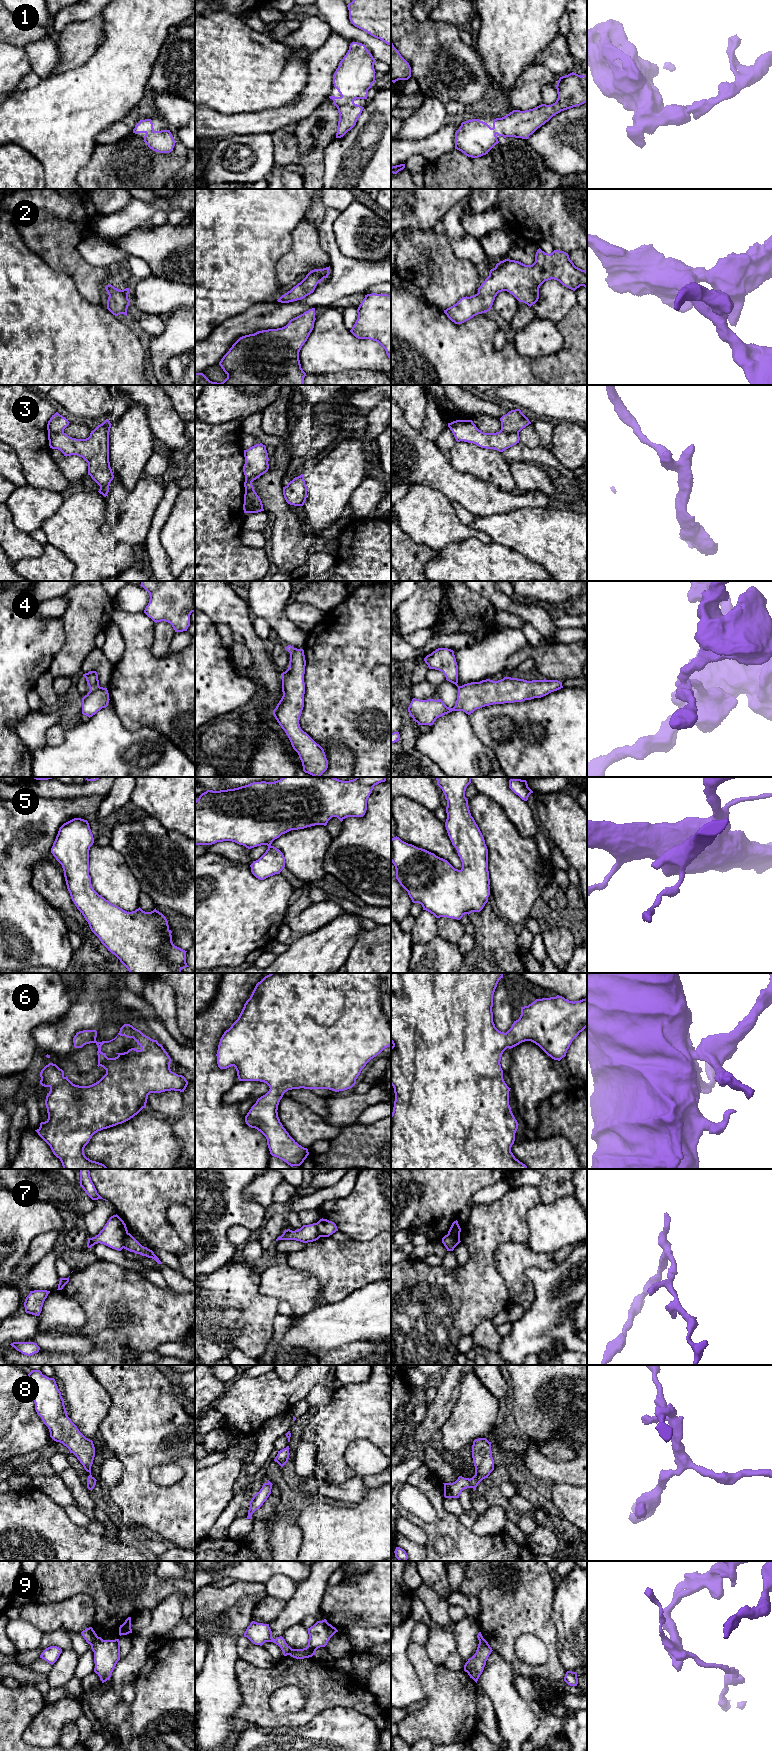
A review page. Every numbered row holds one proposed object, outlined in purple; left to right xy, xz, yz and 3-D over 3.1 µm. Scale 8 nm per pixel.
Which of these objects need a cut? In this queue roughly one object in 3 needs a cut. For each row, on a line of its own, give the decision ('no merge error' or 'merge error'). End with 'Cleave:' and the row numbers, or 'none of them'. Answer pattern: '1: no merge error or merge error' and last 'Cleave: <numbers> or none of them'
1: no merge error
2: no merge error
3: merge error
4: merge error
5: no merge error
6: no merge error
7: merge error
8: no merge error
9: merge error
Cleave: 3, 4, 7, 9

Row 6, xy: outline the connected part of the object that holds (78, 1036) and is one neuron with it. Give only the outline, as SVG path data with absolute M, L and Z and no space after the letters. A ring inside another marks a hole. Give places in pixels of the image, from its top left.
M124 1024L121 1028L120 1031L118 1033L118 1035L110 1040L110 1041L102 1041L102 1042L97 1042L96 1041L96 1037L97 1037L97 1031L96 1030L83 1030L83 1031L79 1031L76 1033L76 1035L73 1038L73 1043L74 1043L74 1047L75 1048L82 1048L84 1045L86 1044L90 1044L90 1043L95 1043L98 1047L98 1051L97 1051L97 1055L98 1055L98 1067L101 1066L106 1070L106 1074L96 1083L89 1085L89 1086L79 1086L79 1085L75 1085L73 1084L68 1077L64 1076L64 1071L62 1069L60 1069L56 1064L53 1063L49 1063L48 1065L46 1065L40 1072L40 1084L44 1087L49 1087L50 1091L47 1093L46 1096L46 1100L45 1100L45 1105L47 1108L47 1113L48 1113L48 1119L45 1122L41 1122L40 1123L40 1127L35 1130L38 1135L50 1146L53 1154L60 1159L63 1169L108 1169L104 1164L96 1162L96 1161L92 1161L89 1158L87 1158L84 1154L84 1148L85 1146L89 1143L90 1139L92 1138L92 1136L97 1133L98 1131L101 1131L103 1129L107 1129L113 1126L116 1126L118 1124L122 1124L128 1120L130 1120L131 1118L133 1118L135 1115L137 1115L143 1108L146 1108L146 1103L147 1103L147 1099L148 1099L148 1095L150 1093L161 1093L161 1092L165 1092L165 1091L180 1091L180 1092L184 1092L184 1090L186 1089L187 1085L188 1085L188 1081L186 1080L186 1078L182 1075L178 1075L174 1072L171 1071L170 1069L170 1063L171 1063L171 1058L168 1055L168 1053L165 1051L165 1049L163 1048L163 1046L161 1044L158 1043L157 1040L153 1040L150 1037L144 1035L140 1030L134 1028L132 1025L130 1024ZM117 1036L125 1036L127 1038L133 1038L137 1044L141 1047L140 1050L137 1050L135 1048L131 1048L129 1049L127 1052L124 1053L116 1053L118 1056L115 1058L108 1058L106 1056L106 1053L103 1053L101 1051L101 1046L104 1043L109 1043L113 1040L115 1040L117 1038Z

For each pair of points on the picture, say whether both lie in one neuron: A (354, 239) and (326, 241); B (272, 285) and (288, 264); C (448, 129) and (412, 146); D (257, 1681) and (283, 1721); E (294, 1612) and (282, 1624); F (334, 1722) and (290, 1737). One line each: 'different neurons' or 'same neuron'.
A: different neurons
B: different neurons
C: same neuron
D: same neuron
E: same neuron
F: same neuron

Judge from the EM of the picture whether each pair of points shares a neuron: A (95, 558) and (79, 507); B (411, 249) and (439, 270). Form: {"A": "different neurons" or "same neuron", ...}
{"A": "same neuron", "B": "same neuron"}

